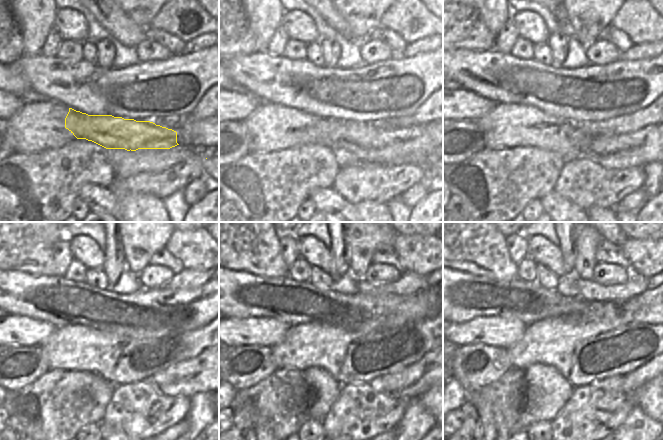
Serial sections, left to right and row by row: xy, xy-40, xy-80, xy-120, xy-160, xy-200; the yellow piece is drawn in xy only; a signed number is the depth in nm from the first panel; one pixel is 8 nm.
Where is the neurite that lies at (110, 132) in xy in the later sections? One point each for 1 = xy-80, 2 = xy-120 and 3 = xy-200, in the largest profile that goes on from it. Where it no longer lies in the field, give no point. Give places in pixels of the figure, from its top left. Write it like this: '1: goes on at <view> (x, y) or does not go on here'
1: goes on at xy-80 (645, 146)
2: goes on at xy-120 (197, 375)
3: goes on at xy-200 (627, 384)

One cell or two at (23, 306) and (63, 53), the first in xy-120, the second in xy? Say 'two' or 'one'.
two

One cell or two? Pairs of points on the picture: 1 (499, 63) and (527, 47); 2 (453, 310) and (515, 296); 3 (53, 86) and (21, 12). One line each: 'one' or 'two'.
1: two
2: one
3: two

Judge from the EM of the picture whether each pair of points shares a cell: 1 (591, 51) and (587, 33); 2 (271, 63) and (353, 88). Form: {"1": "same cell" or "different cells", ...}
{"1": "different cells", "2": "same cell"}

